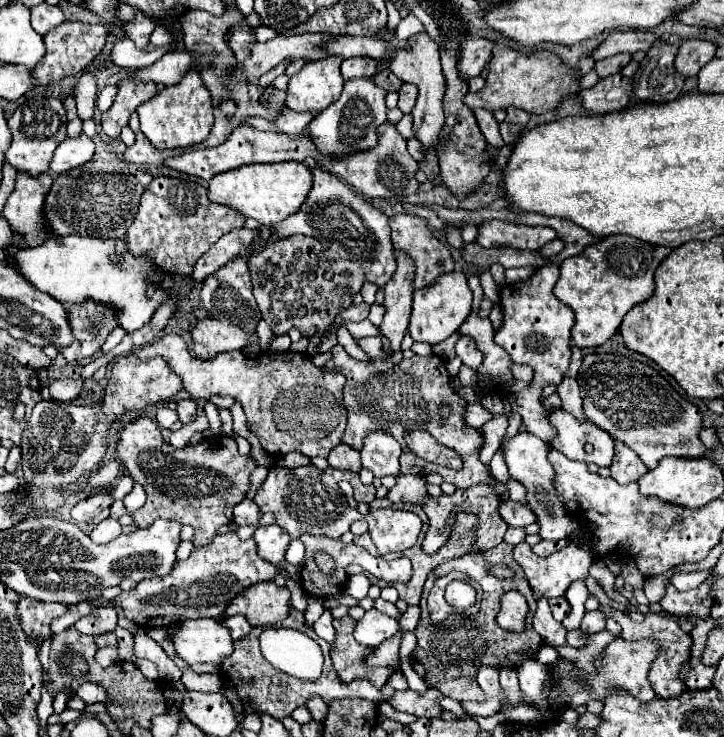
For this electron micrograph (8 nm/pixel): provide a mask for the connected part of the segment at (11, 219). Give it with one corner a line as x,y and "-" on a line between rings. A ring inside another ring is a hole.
19,173
15,179
15,189
9,195
5,209
3,209
3,217
7,219
9,227
13,229
13,233
17,233
21,239
17,241
17,245
9,245
11,249
23,249
23,247
33,247
33,245
41,245
45,239
55,237
55,233
51,233
51,229
47,227
47,221
43,217
43,209
45,209
45,197
49,193
53,185
53,177
43,173
41,177
25,177
25,173

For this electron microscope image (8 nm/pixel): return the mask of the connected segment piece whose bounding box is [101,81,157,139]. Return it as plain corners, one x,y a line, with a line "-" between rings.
119,81
117,87
119,91
111,109
101,115
101,131
109,139
119,139
121,129
129,125
131,113
157,93
155,85
129,85
129,81

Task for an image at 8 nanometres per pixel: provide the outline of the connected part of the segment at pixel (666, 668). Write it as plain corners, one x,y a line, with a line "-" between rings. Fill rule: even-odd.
609,605
601,607
605,611
607,617
613,617
619,625
621,625
621,637
627,639
627,641
641,641
641,639
653,639
659,643
659,659
651,663
651,669
649,669
649,683
653,687
653,691
657,693
657,697
663,697
663,699
671,699
671,697
677,697
685,691
685,685
683,681
679,679
679,671
681,671
681,665
689,659
689,653
691,653
691,645
693,645
693,639
689,633
681,631
681,627
671,621
671,619
663,619
659,617
657,613
649,613
645,615
643,621
631,621
625,613
621,613
619,609
611,609

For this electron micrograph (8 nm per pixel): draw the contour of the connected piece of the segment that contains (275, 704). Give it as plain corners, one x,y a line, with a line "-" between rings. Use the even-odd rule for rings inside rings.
293,609
291,615
289,615
289,619
287,619
287,627
305,629
305,633
309,633
309,637
315,639
315,641
321,645
323,657
325,657
323,673
321,673
321,677
315,679
315,681
305,681
305,679
297,679
297,677
291,677
291,675
281,673
281,671
275,669
271,663
267,663
265,657
261,655
259,635
261,635
263,627
253,627
253,631
251,631
247,637
243,637
243,639
239,639
239,641
235,643
235,651
231,653
231,657
221,663
221,675
223,675
227,681
237,683
237,693
245,693
245,697
253,697
257,709
261,709
263,713
269,713
269,715
275,717
275,719
285,719
285,717
289,717
289,715
293,713
295,707
303,705
305,699
311,697
311,695
321,695
325,701
329,701
329,699
333,699
333,697
347,697
347,695
351,695
351,697
375,699
375,701
381,701
381,699
383,699
383,693
381,693
379,689
375,689
375,687
373,687
369,681
365,681
365,679
355,679
355,683
343,683
343,681
339,681
339,677
335,675
335,669
333,669
333,665
331,665
331,657
329,657
331,645
329,645
327,641
323,641
321,637
317,637
317,633
313,631
313,627
307,625
303,613
299,613
299,611
-
241,679
253,679
253,683
243,685
243,683
239,683

